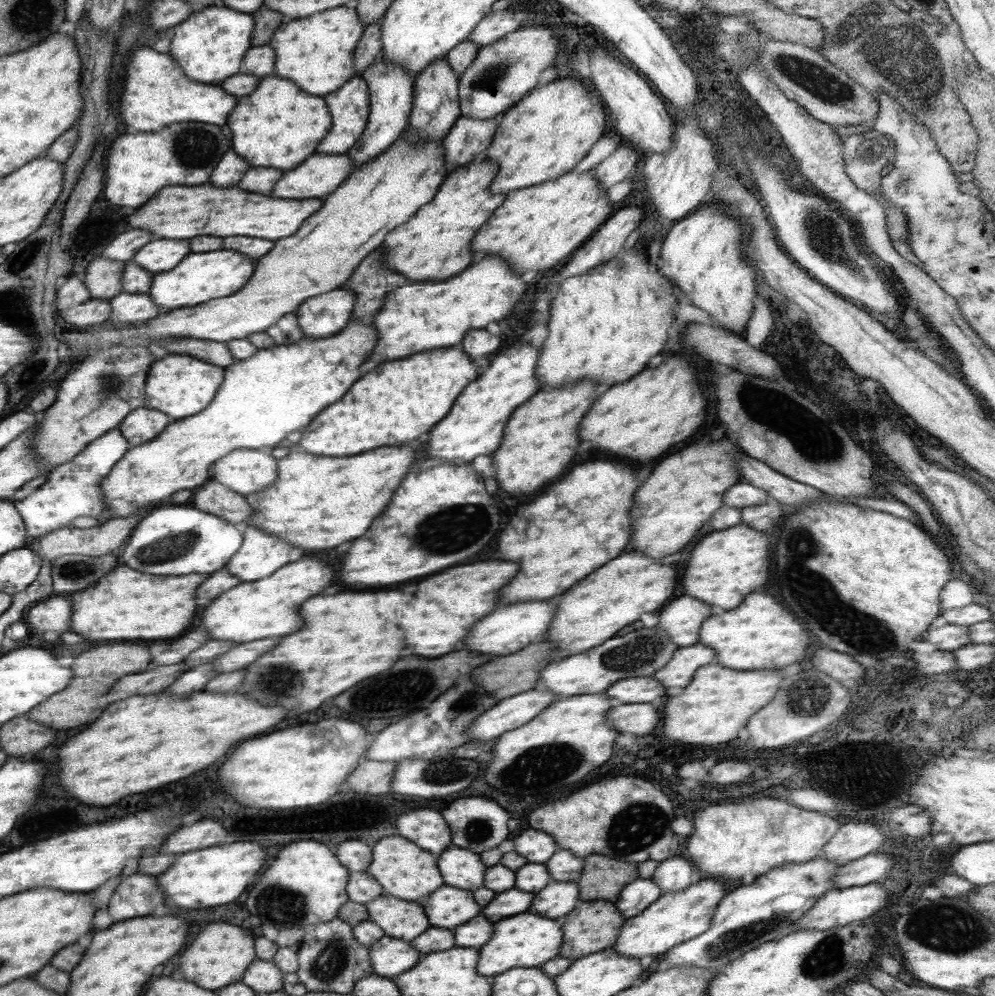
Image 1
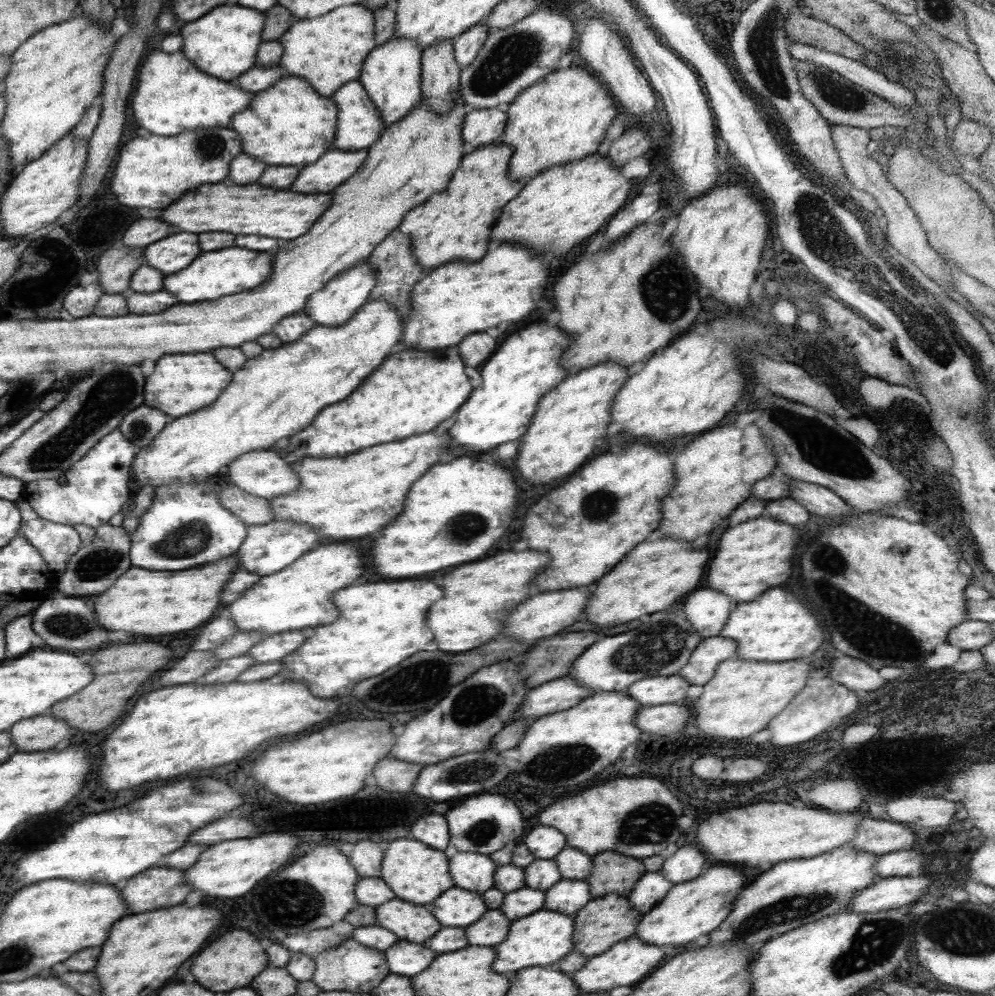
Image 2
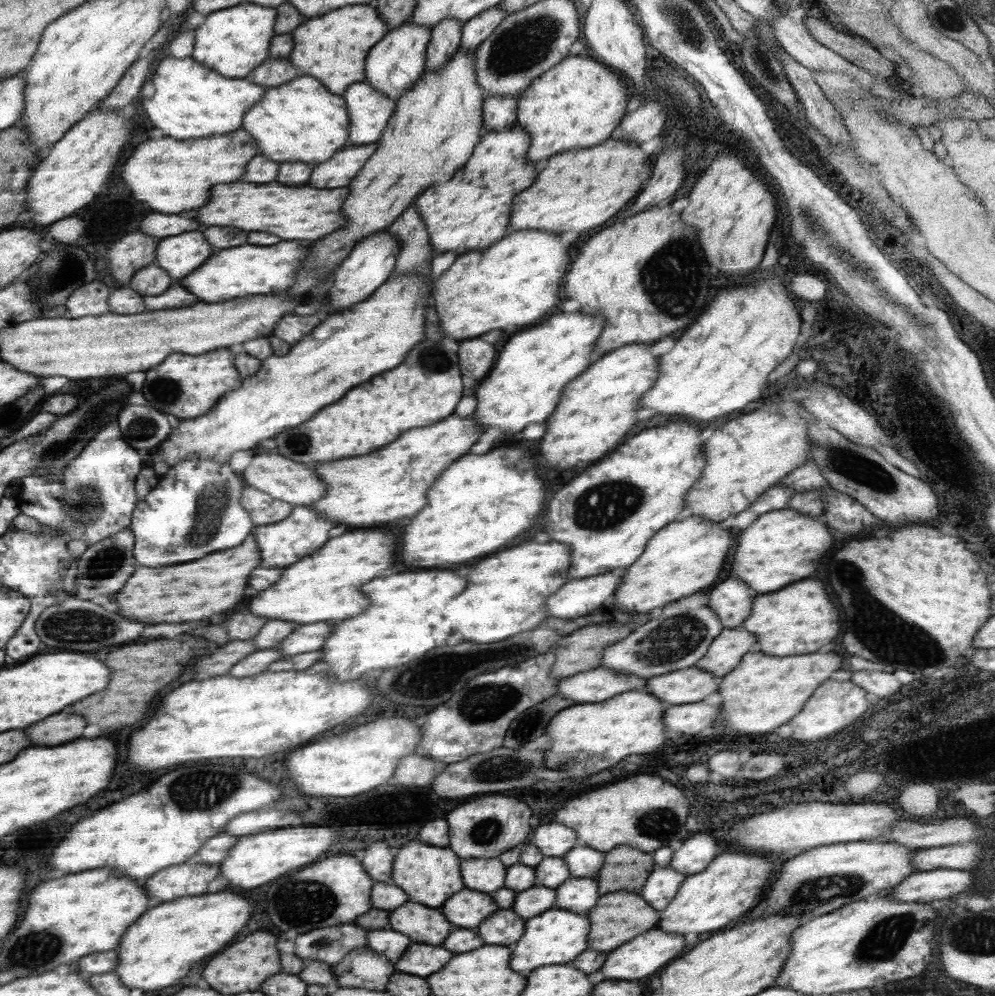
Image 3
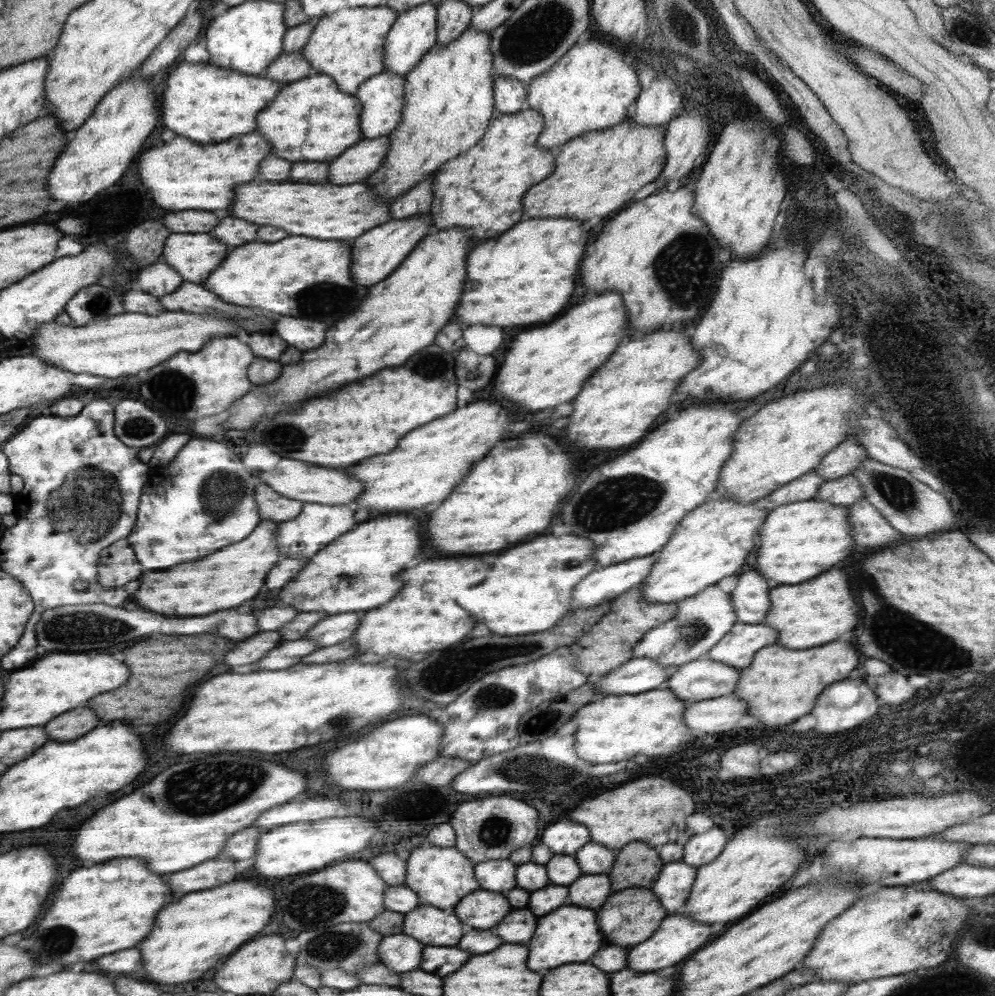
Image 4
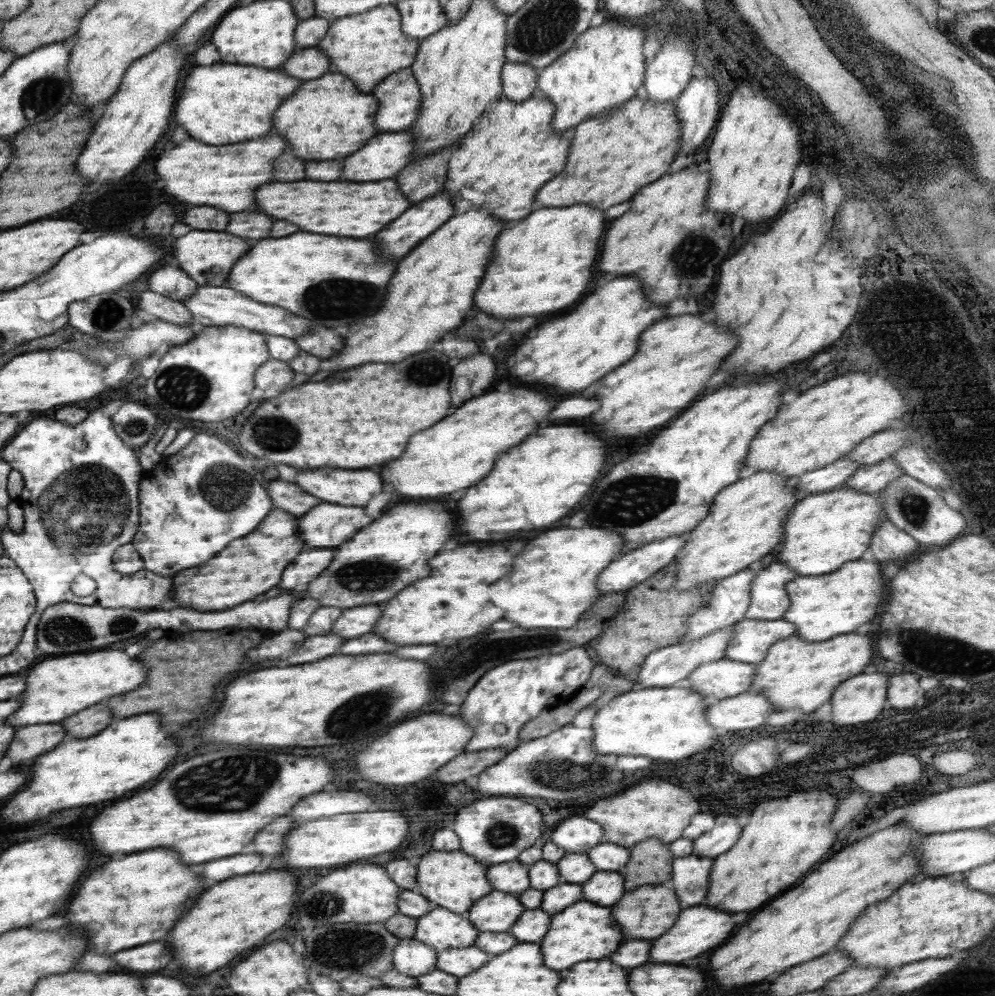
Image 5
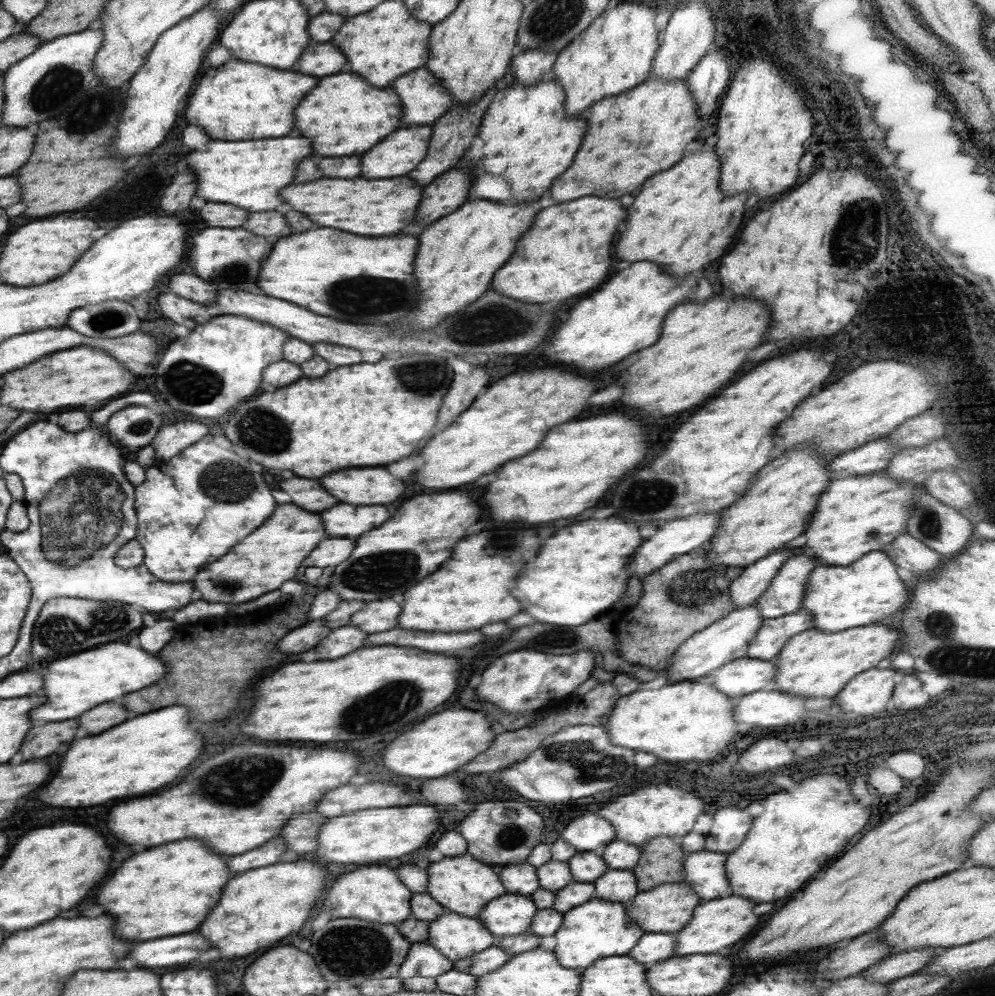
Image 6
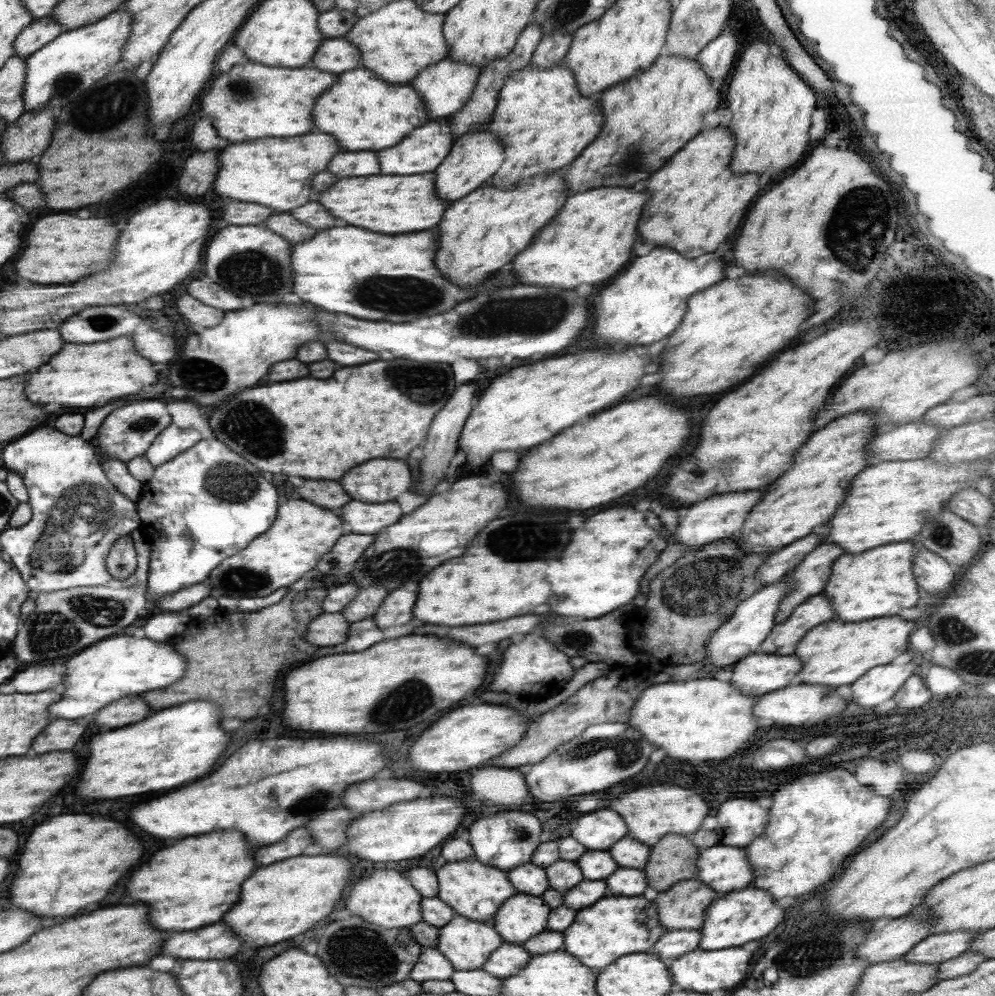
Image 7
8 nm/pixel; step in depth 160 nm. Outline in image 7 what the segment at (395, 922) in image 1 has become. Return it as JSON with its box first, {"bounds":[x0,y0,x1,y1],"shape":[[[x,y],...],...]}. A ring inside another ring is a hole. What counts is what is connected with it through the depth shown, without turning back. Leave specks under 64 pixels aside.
{"bounds":[435,913,505,970],"shape":[[[456,913],[455,917],[439,928],[435,946],[455,970],[480,970],[490,958],[491,952],[505,940],[492,923],[470,920]]]}

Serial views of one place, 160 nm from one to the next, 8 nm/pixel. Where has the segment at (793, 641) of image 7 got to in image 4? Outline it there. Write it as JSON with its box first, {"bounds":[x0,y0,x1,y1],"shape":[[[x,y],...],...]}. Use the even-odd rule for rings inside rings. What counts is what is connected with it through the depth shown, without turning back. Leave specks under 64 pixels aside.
{"bounds":[710,622,779,670],"shape":[[[737,622],[710,650],[712,660],[729,664],[738,670],[750,666],[755,654],[762,648],[778,642],[779,634],[766,623]]]}

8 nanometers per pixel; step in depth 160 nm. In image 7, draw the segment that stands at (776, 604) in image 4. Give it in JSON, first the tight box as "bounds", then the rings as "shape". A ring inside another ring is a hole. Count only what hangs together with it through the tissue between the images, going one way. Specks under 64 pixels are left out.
{"bounds":[823,541,921,622],"shape":[[[911,541],[878,545],[858,554],[844,553],[831,566],[831,575],[823,592],[832,603],[835,618],[860,622],[897,615],[902,608],[917,606],[921,596],[916,584],[912,560],[915,544]]]}

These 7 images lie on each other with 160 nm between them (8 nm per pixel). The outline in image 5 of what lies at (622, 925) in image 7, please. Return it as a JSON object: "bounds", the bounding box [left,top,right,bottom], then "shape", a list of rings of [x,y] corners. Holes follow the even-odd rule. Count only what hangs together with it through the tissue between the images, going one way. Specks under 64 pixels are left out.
{"bounds":[541,899,624,970],"shape":[[[582,899],[572,904],[570,908],[566,908],[564,912],[554,914],[550,922],[550,930],[546,938],[541,941],[544,964],[552,970],[564,970],[576,962],[600,960],[600,958],[610,956],[612,950],[616,950],[624,942],[624,936],[618,924],[614,924],[614,920],[610,918],[608,906],[598,906],[598,904]]]}

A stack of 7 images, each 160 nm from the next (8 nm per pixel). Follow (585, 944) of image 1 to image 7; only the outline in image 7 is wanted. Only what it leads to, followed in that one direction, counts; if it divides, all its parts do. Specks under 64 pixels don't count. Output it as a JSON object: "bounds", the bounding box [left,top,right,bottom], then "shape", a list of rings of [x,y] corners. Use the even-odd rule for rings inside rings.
{"bounds":[654,879,716,930],"shape":[[[700,879],[681,880],[654,899],[658,918],[667,930],[699,930],[716,891]]]}

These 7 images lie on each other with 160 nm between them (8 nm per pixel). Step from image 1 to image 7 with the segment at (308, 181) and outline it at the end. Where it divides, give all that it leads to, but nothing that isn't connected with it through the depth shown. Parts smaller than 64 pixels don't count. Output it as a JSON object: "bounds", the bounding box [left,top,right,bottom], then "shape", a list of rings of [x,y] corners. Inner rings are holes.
{"bounds":[378,117,452,176],"shape":[[[449,117],[434,118],[424,128],[416,128],[398,146],[388,148],[388,150],[380,150],[378,160],[380,160],[380,166],[382,166],[382,174],[386,170],[386,174],[408,176],[408,174],[424,174],[424,172],[436,170],[438,164],[448,156],[448,152],[452,148],[450,121]]]}

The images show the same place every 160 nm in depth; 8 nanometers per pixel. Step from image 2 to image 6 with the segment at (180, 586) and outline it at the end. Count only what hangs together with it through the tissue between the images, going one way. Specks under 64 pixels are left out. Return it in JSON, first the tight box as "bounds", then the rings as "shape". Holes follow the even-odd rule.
{"bounds":[192,504,326,604],"shape":[[[278,504],[278,512],[274,512],[258,532],[242,539],[238,548],[232,548],[234,552],[228,552],[228,556],[210,564],[210,568],[200,572],[192,584],[208,602],[240,604],[254,600],[266,592],[278,590],[286,580],[292,580],[302,560],[322,542],[322,538],[326,538],[326,532],[318,514],[304,512],[296,504]]]}

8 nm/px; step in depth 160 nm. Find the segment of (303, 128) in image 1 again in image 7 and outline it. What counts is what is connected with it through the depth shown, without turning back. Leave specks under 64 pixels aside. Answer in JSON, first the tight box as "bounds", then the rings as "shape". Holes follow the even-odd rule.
{"bounds":[312,68,428,150],"shape":[[[366,68],[342,72],[338,82],[314,104],[312,120],[320,130],[332,134],[344,150],[382,150],[404,140],[414,128],[428,124],[426,108],[412,86],[386,84]]]}

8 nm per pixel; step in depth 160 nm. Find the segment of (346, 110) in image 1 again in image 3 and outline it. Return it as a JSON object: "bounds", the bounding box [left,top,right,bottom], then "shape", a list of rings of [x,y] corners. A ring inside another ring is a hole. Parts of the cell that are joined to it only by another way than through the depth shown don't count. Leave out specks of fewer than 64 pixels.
{"bounds":[346,80,395,144],"shape":[[[366,80],[346,90],[350,112],[350,144],[372,144],[382,136],[395,109],[395,100],[377,91]]]}

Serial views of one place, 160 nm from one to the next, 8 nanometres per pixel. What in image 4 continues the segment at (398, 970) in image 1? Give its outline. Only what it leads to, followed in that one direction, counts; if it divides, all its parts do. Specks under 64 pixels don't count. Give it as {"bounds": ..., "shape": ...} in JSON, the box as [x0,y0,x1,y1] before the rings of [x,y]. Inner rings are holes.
{"bounds":[422,945,468,976],"shape":[[[438,945],[426,946],[422,956],[422,970],[436,976],[446,976],[462,968],[468,962],[468,952],[460,948],[438,948]]]}

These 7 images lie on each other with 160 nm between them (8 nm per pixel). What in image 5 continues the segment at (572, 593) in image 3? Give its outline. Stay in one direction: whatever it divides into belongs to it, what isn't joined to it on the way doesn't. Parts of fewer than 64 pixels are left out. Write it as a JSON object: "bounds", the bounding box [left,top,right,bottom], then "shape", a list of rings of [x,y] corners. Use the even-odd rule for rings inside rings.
{"bounds":[598,534,687,594],"shape":[[[686,534],[671,536],[670,538],[658,539],[640,548],[635,548],[620,554],[614,559],[610,566],[604,569],[604,572],[598,576],[598,590],[601,594],[613,593],[620,591],[628,591],[634,588],[635,585],[644,582],[653,574],[656,574],[661,568],[670,564],[675,560],[675,556],[684,548],[687,541]]]}

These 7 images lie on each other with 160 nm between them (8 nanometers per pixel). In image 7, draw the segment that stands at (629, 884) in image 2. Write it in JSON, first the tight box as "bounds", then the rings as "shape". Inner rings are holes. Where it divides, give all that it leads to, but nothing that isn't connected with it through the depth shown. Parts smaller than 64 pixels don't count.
{"bounds":[643,834,699,892],"shape":[[[678,834],[664,836],[662,840],[657,841],[651,847],[650,860],[648,860],[648,864],[643,869],[646,878],[648,878],[647,886],[662,892],[672,888],[681,880],[696,879],[696,860],[699,857],[699,849],[686,836],[678,836]]]}

